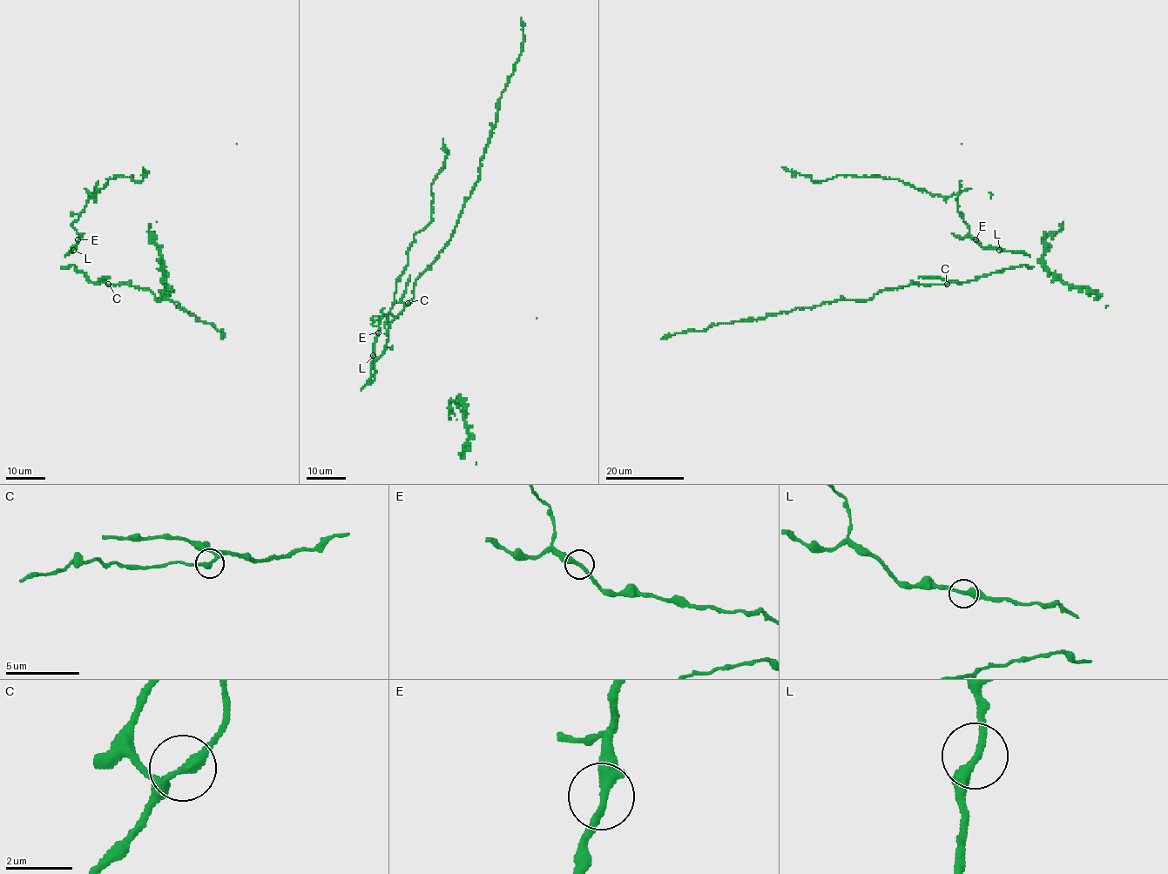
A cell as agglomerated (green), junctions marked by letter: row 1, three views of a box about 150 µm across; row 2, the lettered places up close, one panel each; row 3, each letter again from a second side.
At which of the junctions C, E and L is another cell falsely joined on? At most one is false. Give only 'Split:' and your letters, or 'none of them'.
Split: none of them

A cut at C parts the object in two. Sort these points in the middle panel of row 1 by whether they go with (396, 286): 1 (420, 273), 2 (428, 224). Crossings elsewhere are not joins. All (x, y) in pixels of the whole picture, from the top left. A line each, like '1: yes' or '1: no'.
1: no
2: yes

